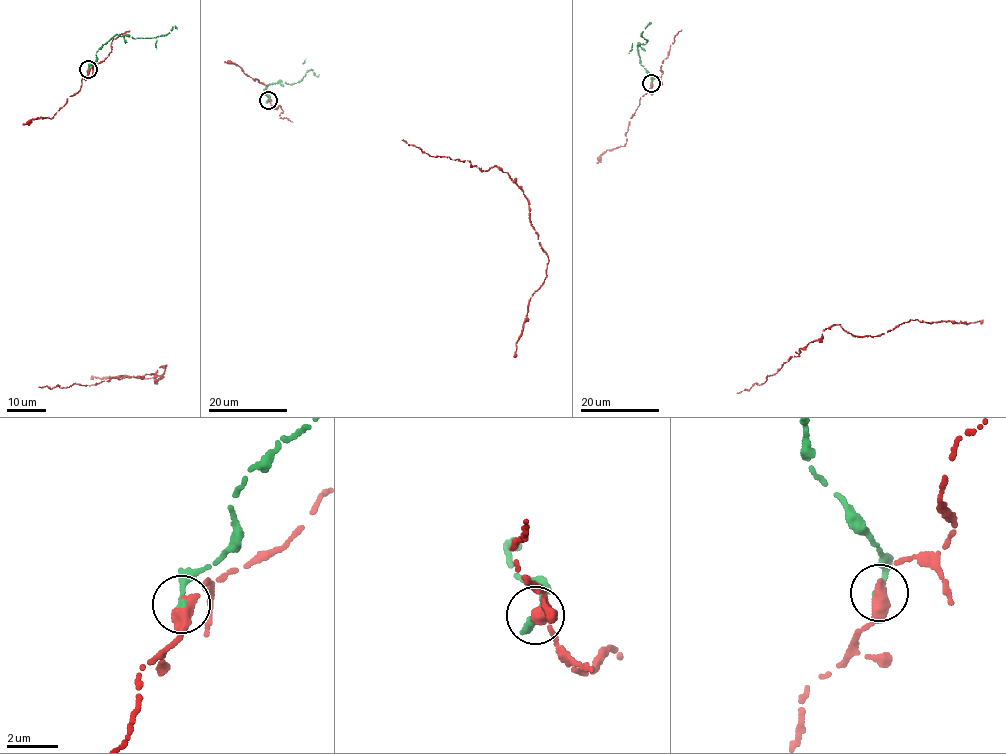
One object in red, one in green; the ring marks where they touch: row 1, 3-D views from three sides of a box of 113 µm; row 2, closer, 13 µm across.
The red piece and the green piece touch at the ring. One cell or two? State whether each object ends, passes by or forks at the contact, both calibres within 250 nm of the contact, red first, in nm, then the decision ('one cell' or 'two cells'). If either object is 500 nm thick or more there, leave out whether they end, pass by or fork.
red passes by | green ends | 400/240 nm | two cells

